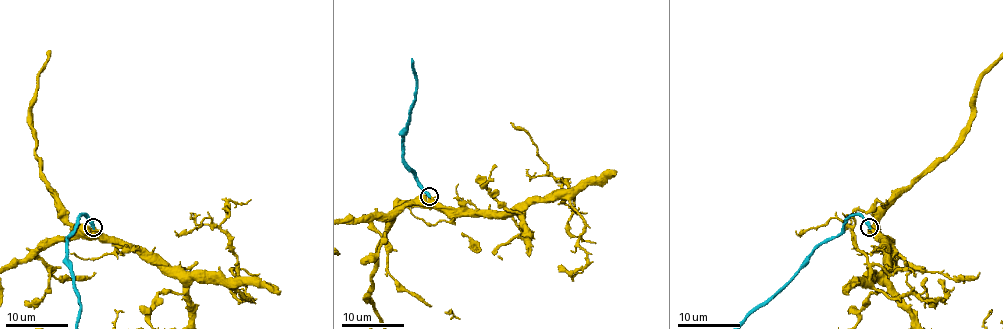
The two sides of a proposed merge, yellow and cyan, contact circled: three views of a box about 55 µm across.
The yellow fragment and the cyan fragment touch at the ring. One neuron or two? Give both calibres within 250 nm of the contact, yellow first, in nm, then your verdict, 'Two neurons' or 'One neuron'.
Thickness 440 nm (yellow) against 480 nm. One neuron

